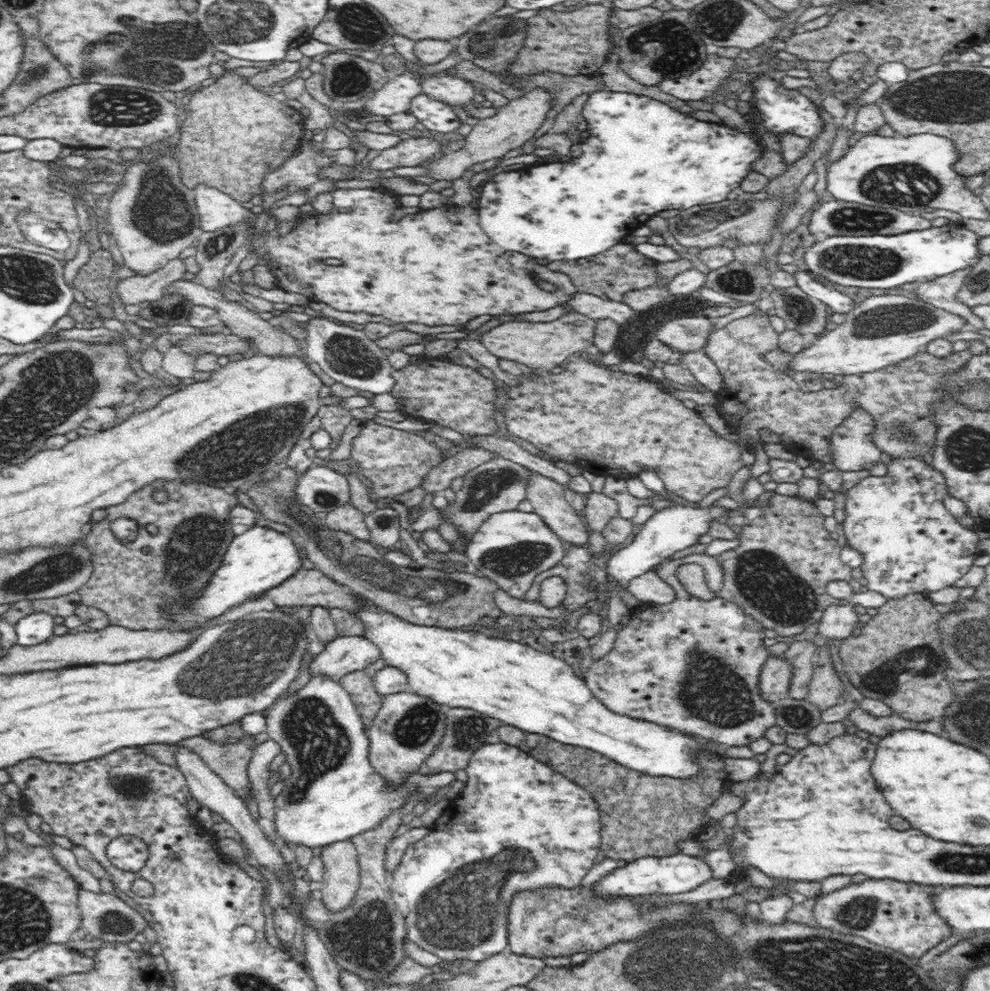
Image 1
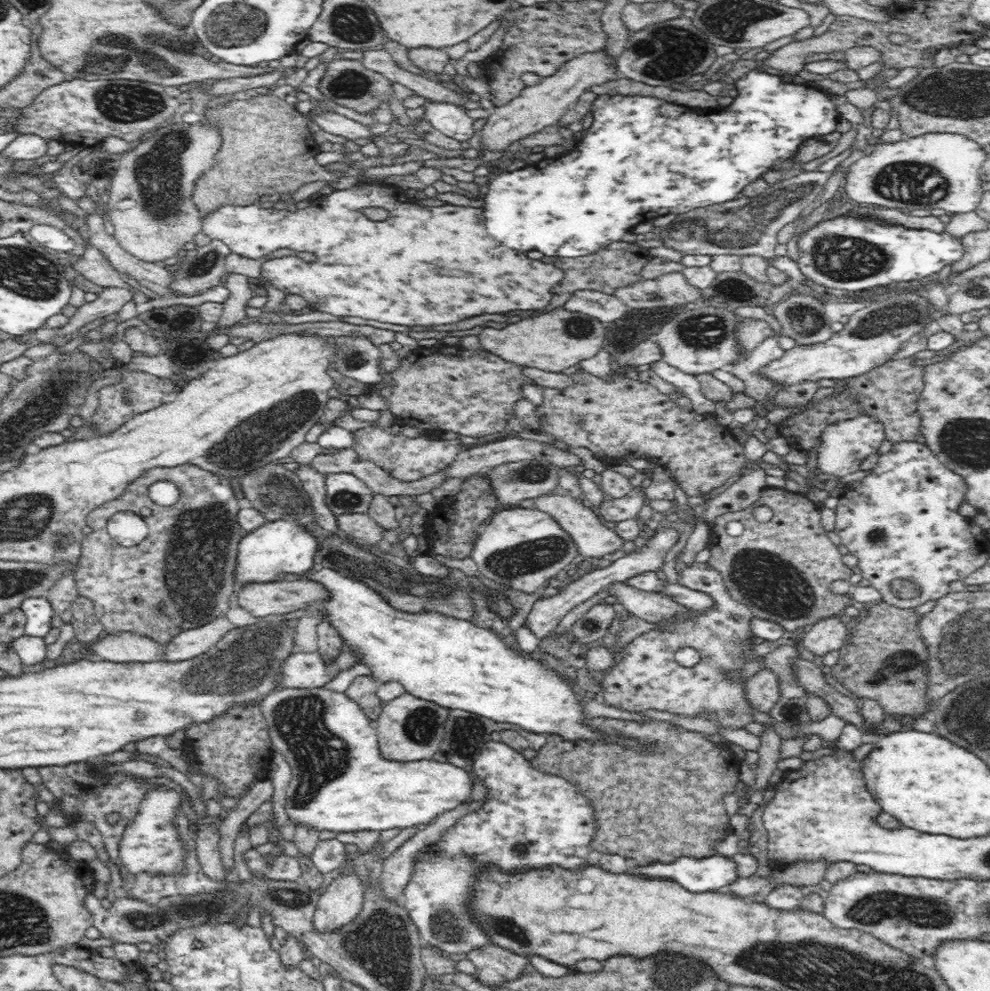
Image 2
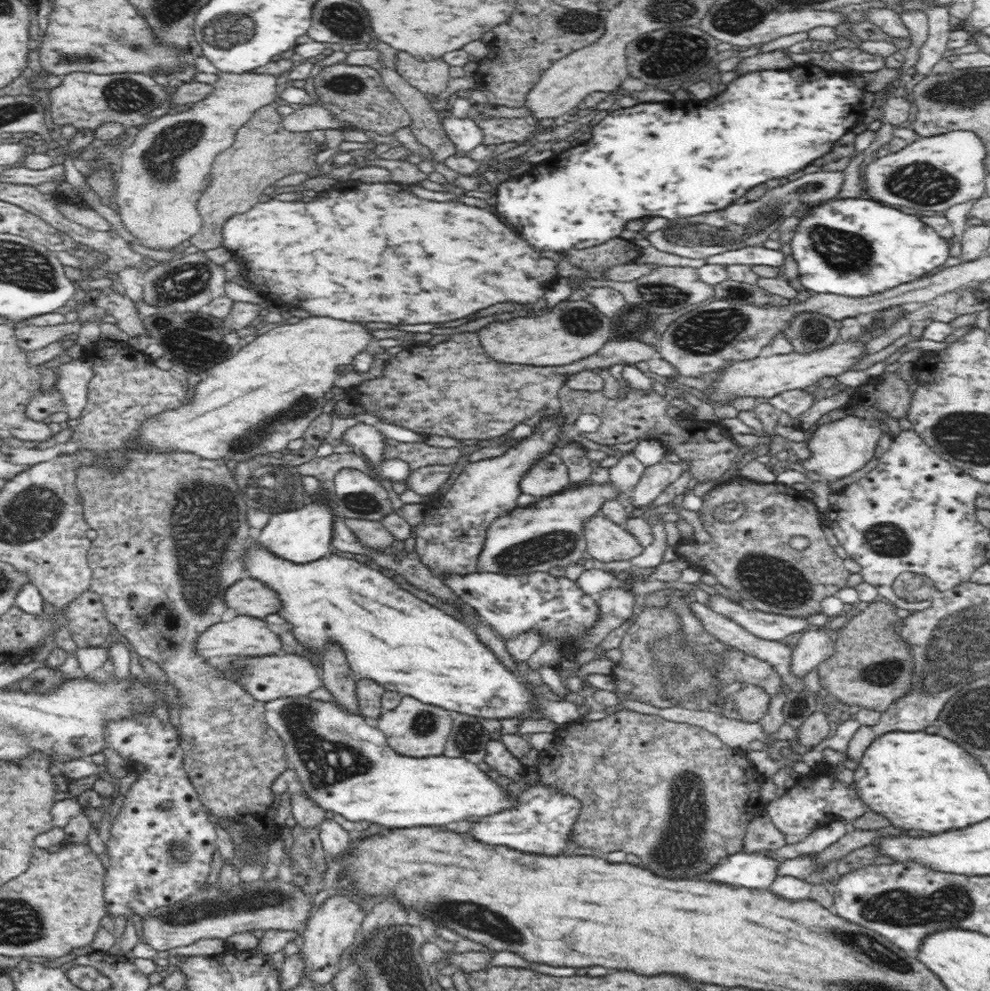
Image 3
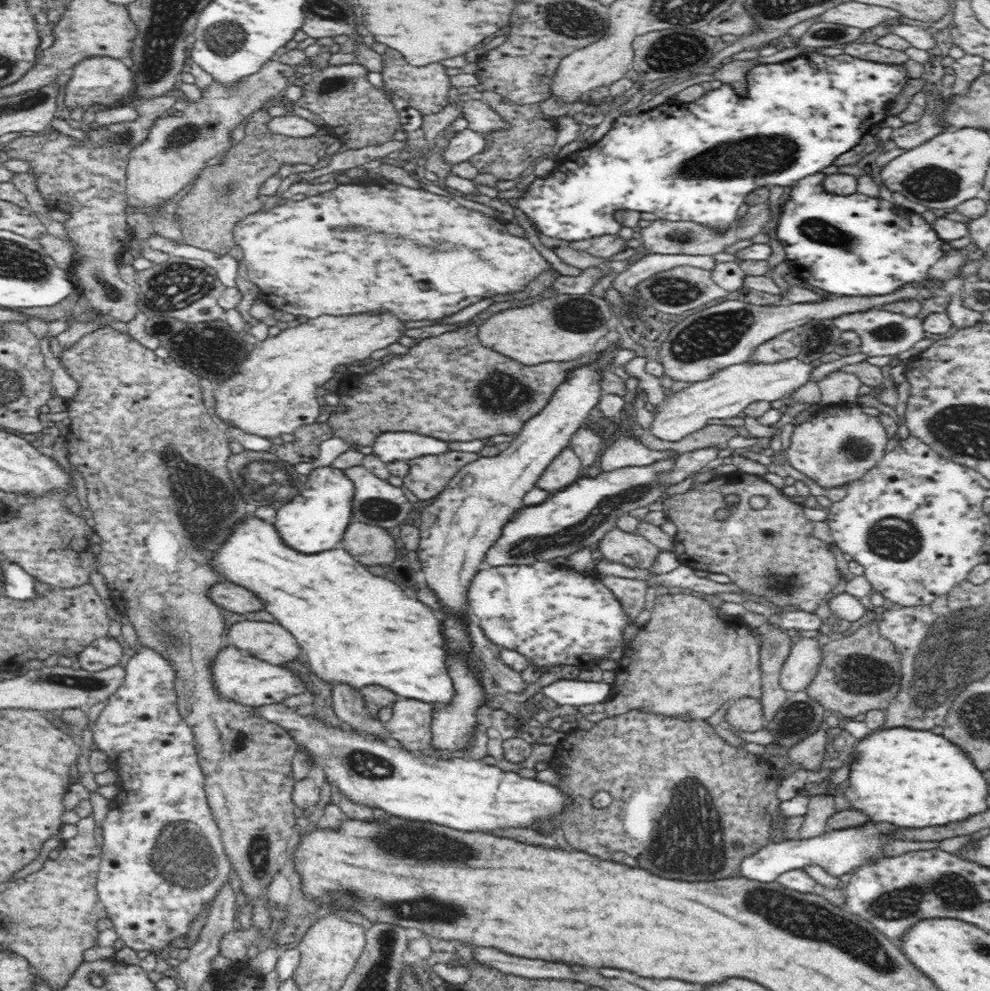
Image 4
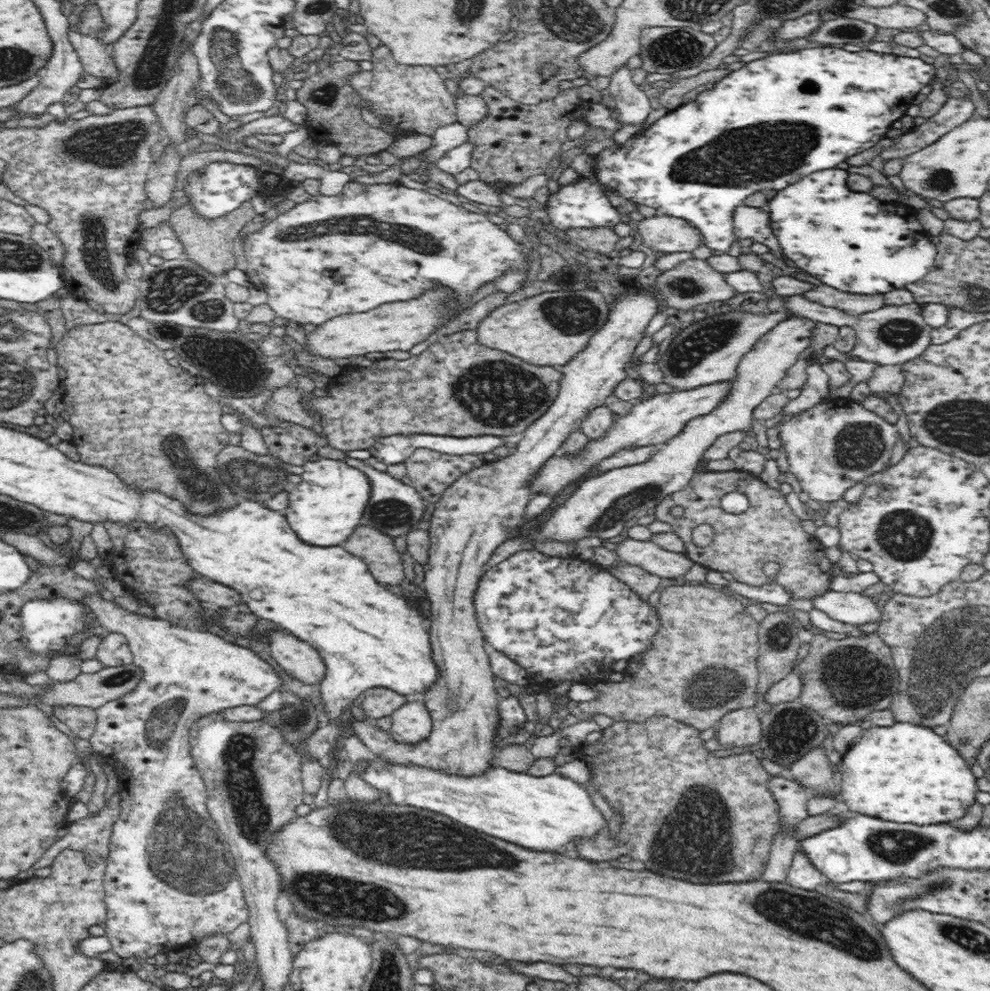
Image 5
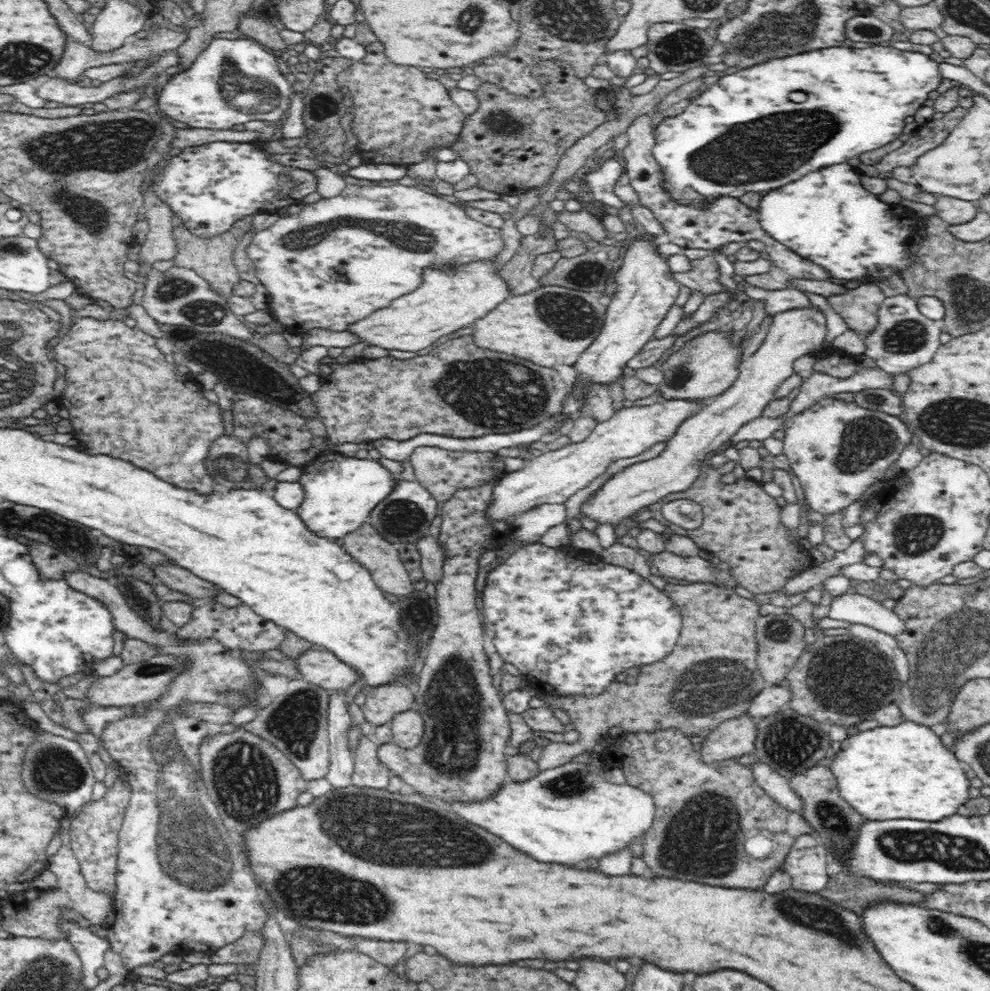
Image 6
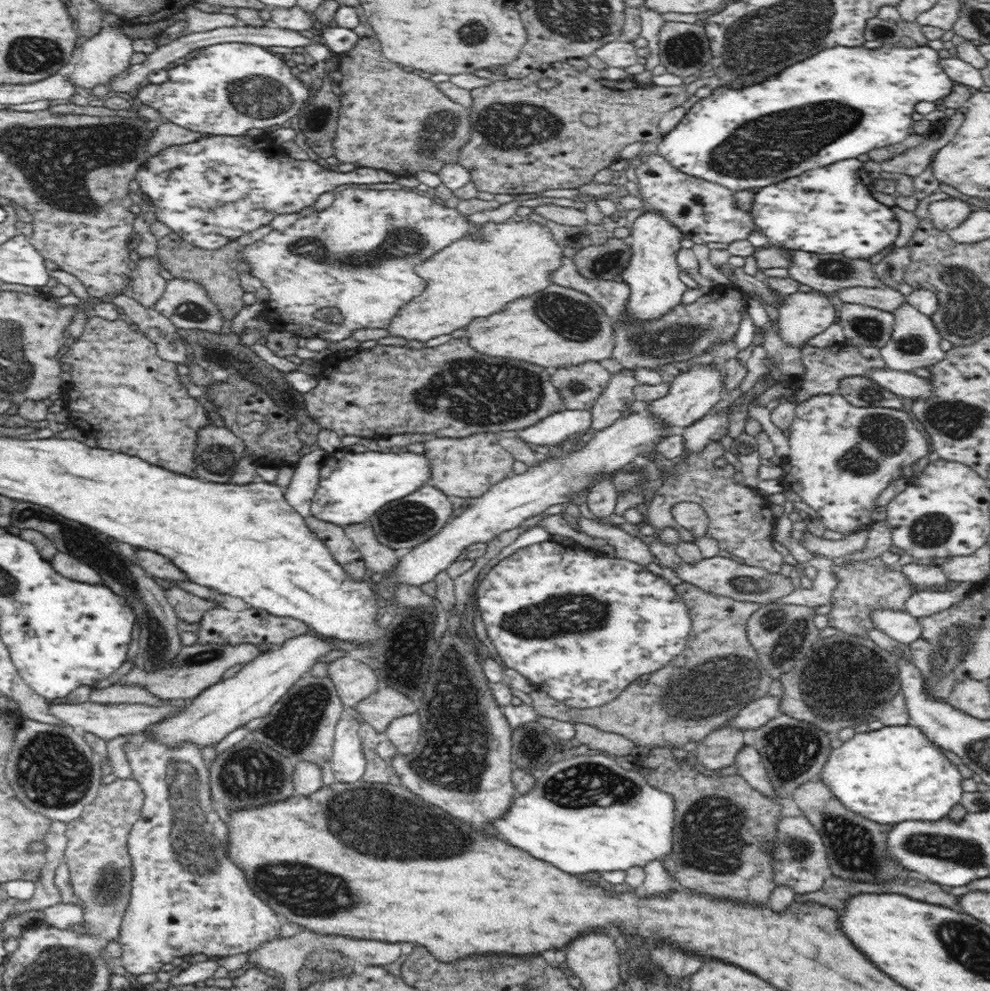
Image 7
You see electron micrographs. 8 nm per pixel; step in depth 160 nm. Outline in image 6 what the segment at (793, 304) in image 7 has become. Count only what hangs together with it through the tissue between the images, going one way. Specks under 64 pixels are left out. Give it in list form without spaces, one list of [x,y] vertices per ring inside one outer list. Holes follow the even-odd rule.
[[[813,305],[790,308],[771,317],[772,323],[759,349],[739,364],[739,376],[733,382],[734,386],[702,404],[695,414],[688,417],[667,440],[660,456],[618,471],[616,478],[610,478],[602,490],[582,506],[584,516],[594,518],[600,524],[610,522],[618,525],[620,518],[638,513],[644,506],[655,504],[673,493],[686,491],[700,476],[700,460],[705,462],[706,452],[722,446],[746,422],[762,417],[778,386],[795,373],[790,364],[805,354],[819,353],[827,333],[825,316]]]

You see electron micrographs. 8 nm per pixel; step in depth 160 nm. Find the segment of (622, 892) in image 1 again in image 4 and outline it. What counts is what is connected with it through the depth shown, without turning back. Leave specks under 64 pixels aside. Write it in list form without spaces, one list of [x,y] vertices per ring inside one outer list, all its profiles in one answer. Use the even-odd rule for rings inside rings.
[[[869,820],[864,824],[842,830],[827,830],[814,838],[796,837],[779,843],[770,842],[752,856],[742,860],[741,876],[760,882],[772,882],[784,872],[798,868],[804,869],[808,865],[818,865],[835,877],[852,874],[856,869],[879,863],[888,857],[885,856],[883,848],[892,841],[901,840],[895,832],[896,829],[898,827]]]

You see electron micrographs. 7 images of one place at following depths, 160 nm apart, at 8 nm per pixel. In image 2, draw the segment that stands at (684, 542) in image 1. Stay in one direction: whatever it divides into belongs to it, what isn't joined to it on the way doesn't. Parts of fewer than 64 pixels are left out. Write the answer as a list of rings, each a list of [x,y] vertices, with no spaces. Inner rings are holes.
[[[664,529],[658,531],[654,538],[646,544],[644,550],[632,552],[629,556],[620,558],[620,560],[616,560],[614,563],[601,563],[594,571],[575,574],[575,577],[572,580],[568,580],[568,584],[564,588],[561,588],[556,595],[540,598],[534,602],[524,626],[528,627],[531,633],[539,640],[550,636],[558,627],[558,624],[562,622],[562,618],[564,618],[566,614],[569,614],[575,606],[582,604],[582,602],[586,602],[586,600],[598,594],[598,592],[608,585],[624,582],[624,580],[628,580],[630,576],[636,576],[636,574],[640,574],[640,572],[644,572],[644,570],[657,571],[666,553],[677,541],[678,533],[676,533],[676,531],[673,529]]]

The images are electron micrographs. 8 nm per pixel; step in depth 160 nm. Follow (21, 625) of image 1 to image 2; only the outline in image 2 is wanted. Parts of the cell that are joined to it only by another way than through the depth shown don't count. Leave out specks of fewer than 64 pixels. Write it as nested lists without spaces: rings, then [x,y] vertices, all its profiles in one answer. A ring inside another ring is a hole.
[[[30,596],[19,606],[26,615],[26,630],[28,636],[43,638],[51,629],[51,620],[55,615],[54,609],[46,598]]]

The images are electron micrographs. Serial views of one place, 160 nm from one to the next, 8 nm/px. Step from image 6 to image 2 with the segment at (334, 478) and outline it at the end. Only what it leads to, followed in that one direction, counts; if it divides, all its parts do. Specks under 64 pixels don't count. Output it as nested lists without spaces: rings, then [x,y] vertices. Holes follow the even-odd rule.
[[[279,519],[268,521],[250,531],[238,546],[236,578],[240,582],[271,583],[285,580],[288,575],[300,575],[314,566],[319,543],[306,523]]]

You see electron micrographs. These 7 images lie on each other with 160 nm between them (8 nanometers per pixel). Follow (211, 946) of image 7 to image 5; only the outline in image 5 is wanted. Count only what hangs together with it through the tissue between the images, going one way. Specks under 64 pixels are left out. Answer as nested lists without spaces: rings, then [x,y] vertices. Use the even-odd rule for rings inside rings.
[[[99,592],[88,594],[86,599],[87,603],[95,610],[96,616],[99,617],[100,625],[107,634],[120,633],[127,638],[133,654],[133,663],[142,670],[142,678],[132,692],[125,693],[124,696],[108,701],[104,706],[95,709],[97,721],[89,742],[93,750],[96,753],[100,753],[113,766],[113,770],[115,770],[115,774],[118,777],[118,793],[121,798],[120,816],[117,816],[111,840],[109,841],[109,855],[107,856],[103,880],[105,903],[107,904],[105,936],[111,942],[112,952],[120,957],[121,960],[135,957],[146,960],[154,958],[157,954],[166,955],[169,952],[174,952],[174,950],[180,950],[184,946],[194,946],[195,948],[198,943],[201,943],[202,939],[212,935],[228,936],[240,924],[244,924],[248,920],[249,908],[246,906],[240,876],[238,876],[235,867],[233,867],[234,857],[232,852],[230,852],[230,846],[226,842],[220,841],[219,828],[215,827],[216,823],[211,819],[208,810],[210,796],[207,794],[207,788],[203,777],[200,776],[199,768],[195,767],[195,762],[191,756],[191,728],[197,720],[210,713],[236,706],[252,706],[262,702],[268,694],[278,690],[282,682],[280,682],[280,678],[276,676],[276,672],[272,670],[270,664],[266,663],[247,647],[225,642],[222,637],[206,630],[179,628],[166,620],[156,620],[155,617],[148,617],[145,614],[140,614],[140,612],[127,611],[116,601],[102,597]]]

